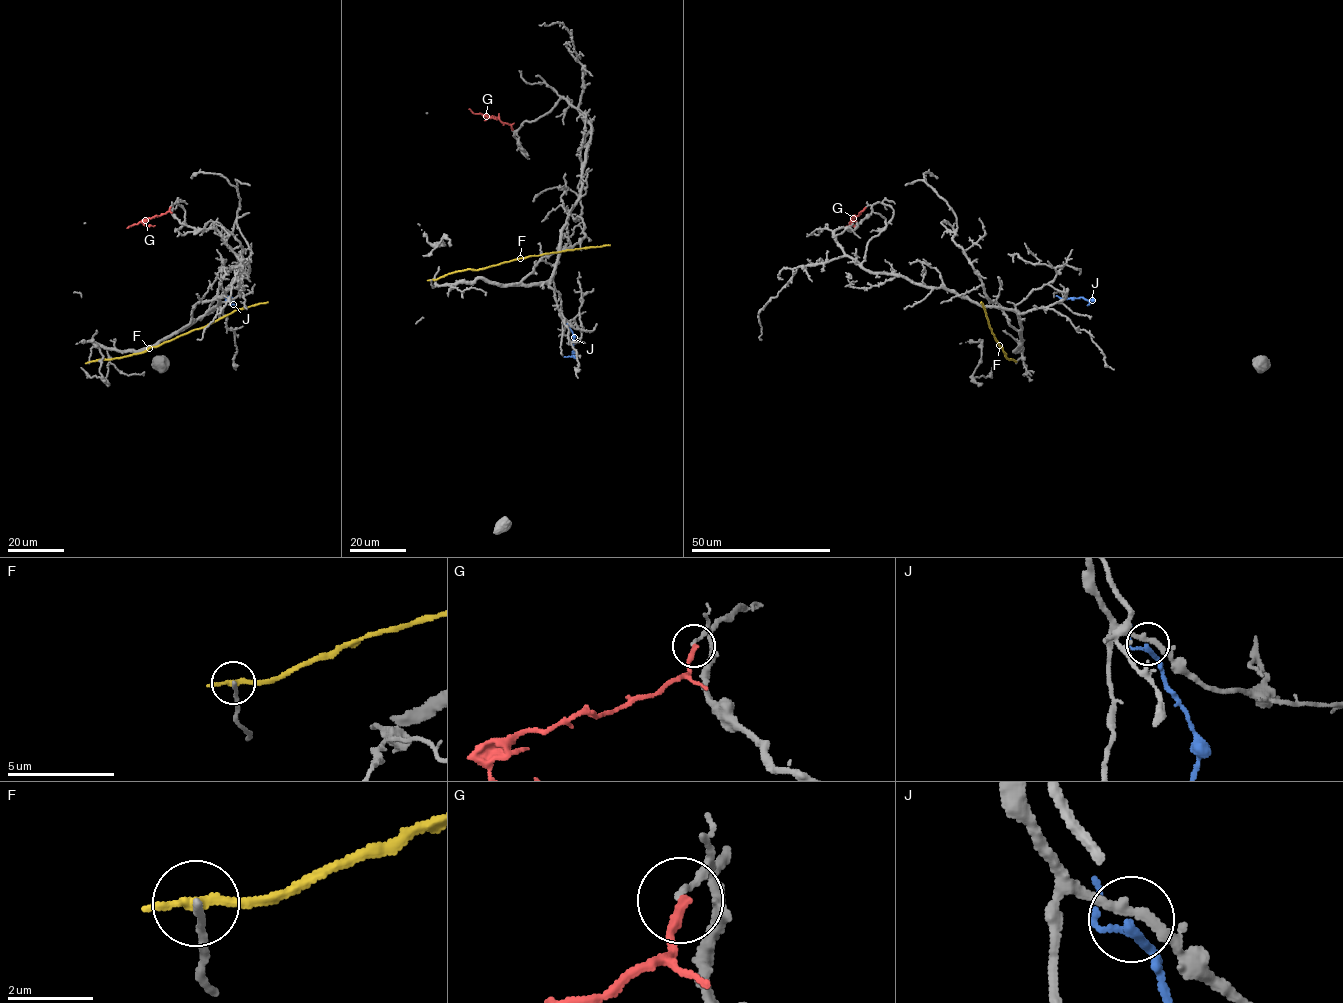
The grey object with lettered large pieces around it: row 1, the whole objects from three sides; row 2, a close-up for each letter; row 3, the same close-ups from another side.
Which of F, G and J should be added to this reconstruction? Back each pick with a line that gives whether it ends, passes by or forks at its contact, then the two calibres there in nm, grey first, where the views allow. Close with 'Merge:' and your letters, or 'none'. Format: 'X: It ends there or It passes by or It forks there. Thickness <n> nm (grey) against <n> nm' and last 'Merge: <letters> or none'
Merge: none

